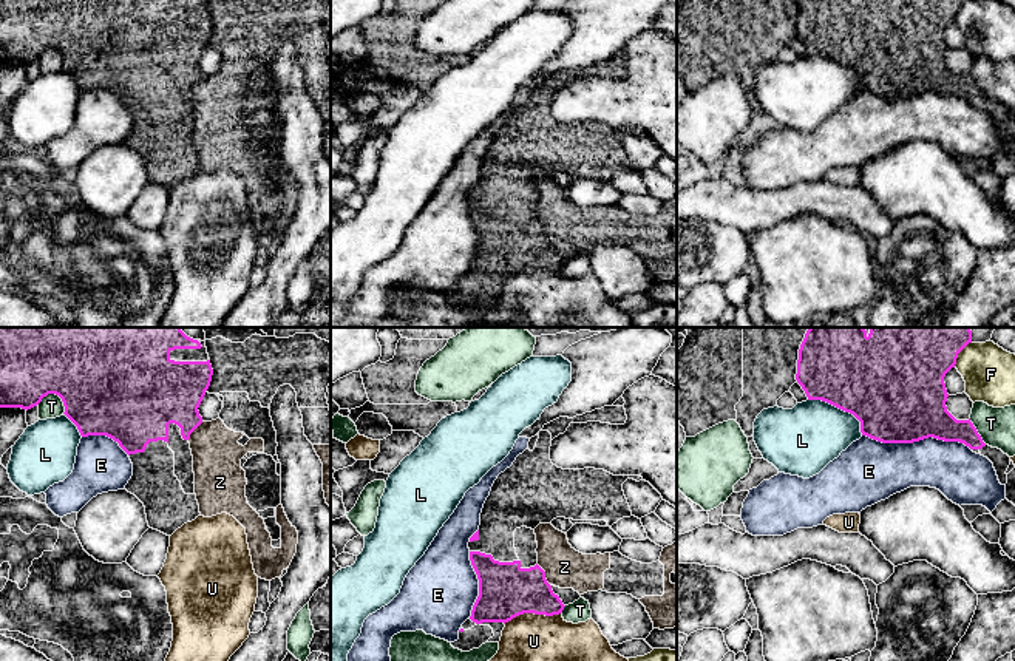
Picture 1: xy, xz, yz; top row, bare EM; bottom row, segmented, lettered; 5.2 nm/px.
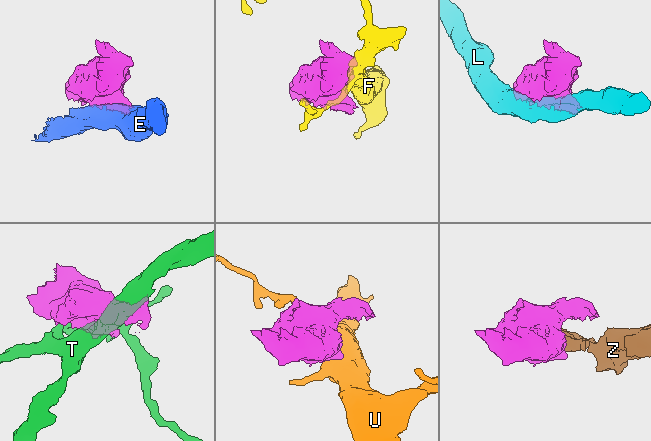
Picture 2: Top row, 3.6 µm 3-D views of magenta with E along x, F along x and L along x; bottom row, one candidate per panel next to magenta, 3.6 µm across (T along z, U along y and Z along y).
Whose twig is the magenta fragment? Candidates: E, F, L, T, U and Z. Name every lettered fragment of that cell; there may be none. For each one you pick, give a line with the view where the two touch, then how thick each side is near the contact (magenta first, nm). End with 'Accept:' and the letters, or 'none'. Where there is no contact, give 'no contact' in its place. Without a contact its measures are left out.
Accept: none

